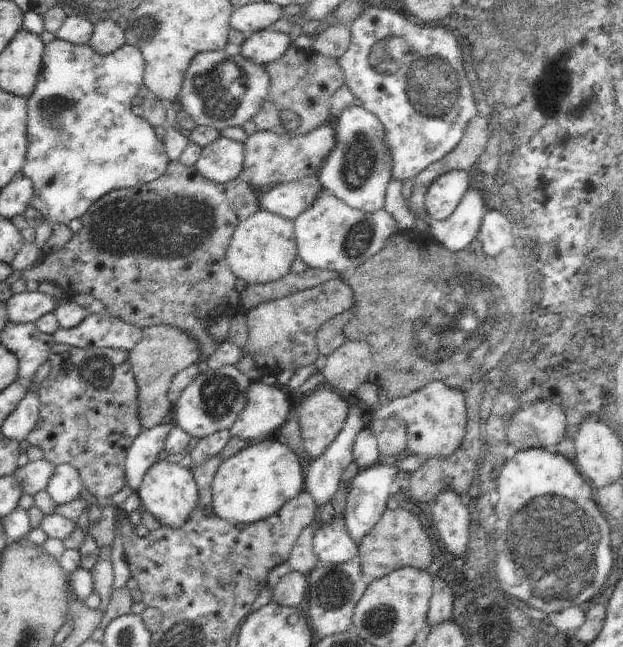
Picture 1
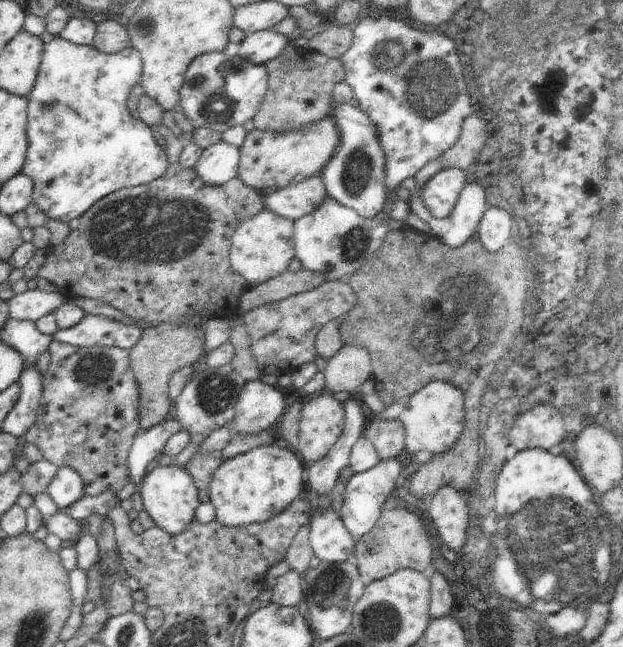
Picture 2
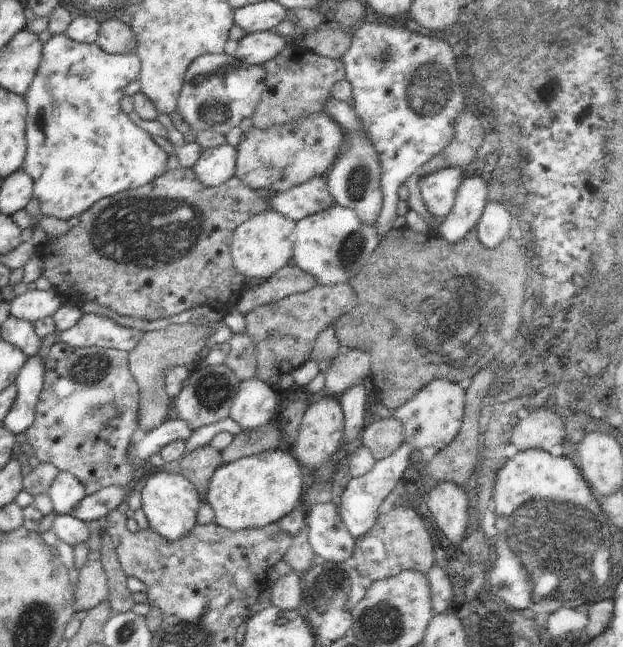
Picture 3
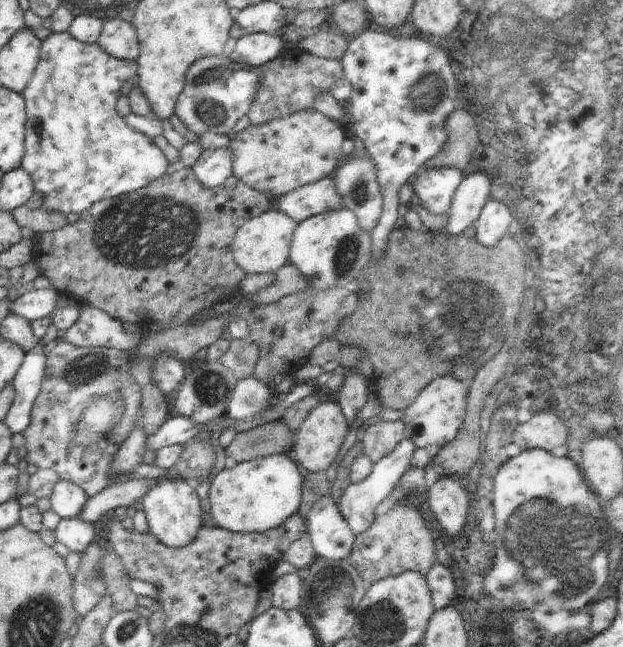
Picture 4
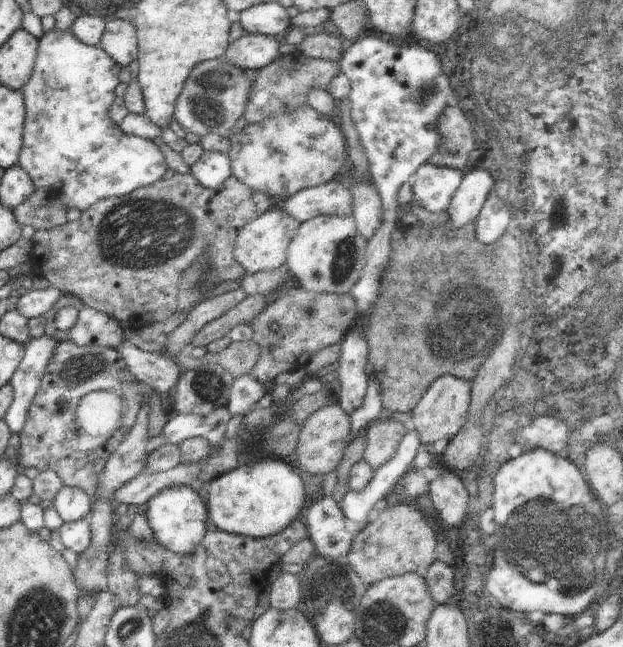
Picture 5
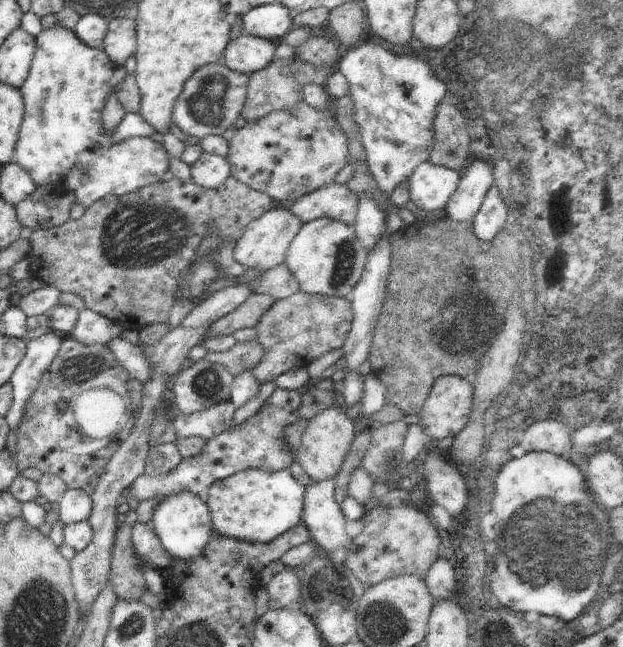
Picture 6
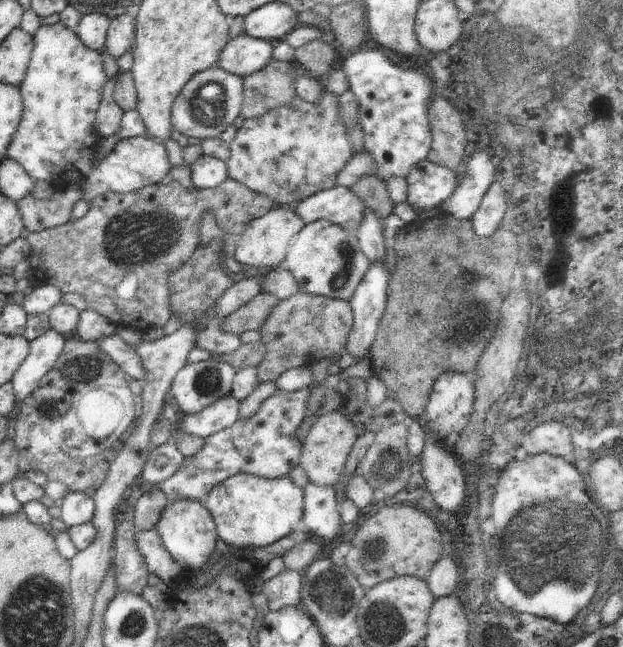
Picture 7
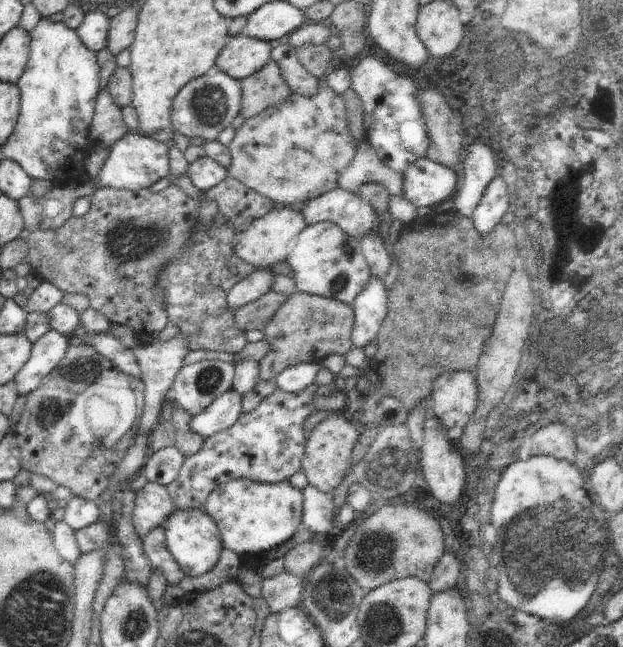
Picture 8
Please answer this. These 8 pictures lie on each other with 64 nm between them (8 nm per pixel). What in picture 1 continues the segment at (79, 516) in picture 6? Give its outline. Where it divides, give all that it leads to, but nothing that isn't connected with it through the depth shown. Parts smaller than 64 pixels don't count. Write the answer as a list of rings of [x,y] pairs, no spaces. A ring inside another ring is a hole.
[[[62,463],[50,477],[47,491],[57,505],[66,505],[80,498],[83,487],[80,473],[73,466]]]

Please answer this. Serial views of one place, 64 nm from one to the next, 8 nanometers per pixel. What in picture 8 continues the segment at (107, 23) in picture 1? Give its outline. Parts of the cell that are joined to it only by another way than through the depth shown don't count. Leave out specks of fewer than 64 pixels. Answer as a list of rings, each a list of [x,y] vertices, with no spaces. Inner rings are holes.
[[[138,3],[128,4],[118,15],[110,17],[111,22],[106,48],[114,54],[114,57],[126,48],[130,48],[134,43],[139,15],[134,12],[132,5],[135,6]]]

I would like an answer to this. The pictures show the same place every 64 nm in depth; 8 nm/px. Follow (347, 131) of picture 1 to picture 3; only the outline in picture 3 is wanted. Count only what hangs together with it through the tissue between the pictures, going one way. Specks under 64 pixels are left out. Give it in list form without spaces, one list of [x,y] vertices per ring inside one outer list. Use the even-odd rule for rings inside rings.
[[[334,97],[325,102],[323,113],[341,126],[344,136],[351,142],[351,148],[338,156],[337,161],[326,173],[330,192],[336,204],[354,210],[360,222],[364,225],[375,226],[383,207],[383,192],[381,189],[381,164],[372,143],[361,128],[361,119],[356,111],[346,102],[336,100]]]

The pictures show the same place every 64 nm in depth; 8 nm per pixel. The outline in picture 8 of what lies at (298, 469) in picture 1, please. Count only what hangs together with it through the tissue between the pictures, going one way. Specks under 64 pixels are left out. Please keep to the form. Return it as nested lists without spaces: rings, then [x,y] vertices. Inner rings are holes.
[[[236,478],[226,485],[216,486],[203,510],[216,522],[224,547],[239,556],[262,556],[292,539],[298,532],[303,518],[303,492],[292,486],[289,480],[266,483]]]

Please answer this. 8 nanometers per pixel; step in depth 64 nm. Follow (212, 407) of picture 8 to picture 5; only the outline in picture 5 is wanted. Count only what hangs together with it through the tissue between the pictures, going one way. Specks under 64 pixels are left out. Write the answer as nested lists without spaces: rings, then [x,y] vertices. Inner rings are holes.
[[[221,406],[206,416],[178,413],[169,419],[161,433],[164,434],[166,443],[175,445],[192,437],[204,437],[211,446],[223,445],[220,444],[220,439],[225,436],[231,417],[227,406]]]

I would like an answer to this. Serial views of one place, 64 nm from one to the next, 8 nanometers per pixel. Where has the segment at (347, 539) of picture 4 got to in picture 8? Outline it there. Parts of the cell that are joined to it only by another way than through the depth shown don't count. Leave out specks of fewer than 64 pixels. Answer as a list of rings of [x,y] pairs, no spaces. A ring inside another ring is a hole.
[[[308,485],[303,491],[303,518],[306,529],[316,534],[332,534],[339,530],[334,527],[334,493],[320,492]]]

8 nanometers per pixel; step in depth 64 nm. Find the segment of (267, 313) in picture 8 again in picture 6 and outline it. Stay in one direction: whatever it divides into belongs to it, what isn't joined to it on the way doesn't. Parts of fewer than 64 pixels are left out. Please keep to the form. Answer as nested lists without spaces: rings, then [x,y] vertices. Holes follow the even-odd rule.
[[[254,293],[250,295],[250,298],[243,302],[236,310],[233,310],[230,314],[223,316],[220,320],[217,320],[214,324],[208,328],[206,336],[208,335],[232,335],[236,330],[241,328],[252,328],[255,327],[259,322],[262,316],[270,310],[270,307],[277,301],[277,296],[267,295],[264,293]]]

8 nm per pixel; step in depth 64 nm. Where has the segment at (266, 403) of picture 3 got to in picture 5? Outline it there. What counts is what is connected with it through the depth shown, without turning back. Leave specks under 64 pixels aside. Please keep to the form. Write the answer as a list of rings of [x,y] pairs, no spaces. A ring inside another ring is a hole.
[[[248,373],[234,379],[227,407],[232,416],[246,416],[248,412],[251,412],[254,408],[268,400],[269,396],[264,390],[264,385],[261,385],[252,376],[252,373]]]

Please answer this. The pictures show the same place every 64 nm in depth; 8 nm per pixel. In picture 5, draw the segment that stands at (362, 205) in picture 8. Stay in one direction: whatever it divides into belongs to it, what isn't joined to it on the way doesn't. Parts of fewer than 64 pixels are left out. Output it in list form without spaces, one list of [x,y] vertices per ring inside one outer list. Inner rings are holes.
[[[335,178],[317,187],[301,190],[286,202],[284,210],[301,223],[320,215],[333,217],[352,216],[352,193],[343,182]]]

